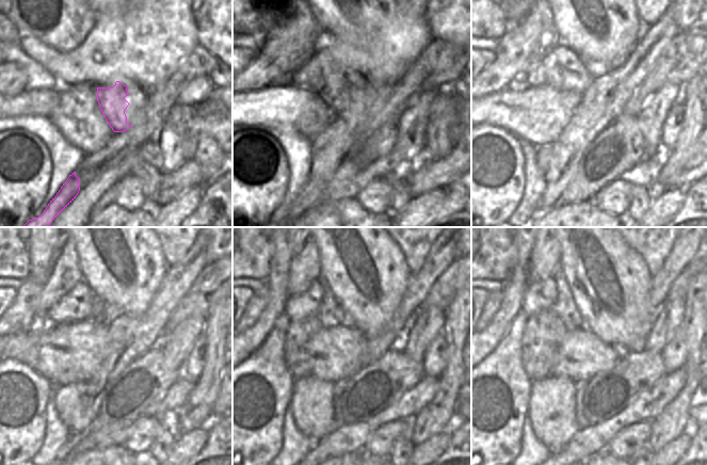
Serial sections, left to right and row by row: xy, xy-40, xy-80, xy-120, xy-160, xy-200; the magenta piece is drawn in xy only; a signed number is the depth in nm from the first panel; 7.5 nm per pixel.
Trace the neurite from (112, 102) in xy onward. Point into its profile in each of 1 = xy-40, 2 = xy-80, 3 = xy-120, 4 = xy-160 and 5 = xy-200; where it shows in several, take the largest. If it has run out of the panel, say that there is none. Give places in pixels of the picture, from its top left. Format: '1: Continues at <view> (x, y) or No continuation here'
1: Continues at xy-40 (328, 147)
2: Continues at xy-80 (589, 119)
3: Continues at xy-120 (180, 276)
4: Continues at xy-160 (444, 251)
5: Continues at xy-200 (685, 249).

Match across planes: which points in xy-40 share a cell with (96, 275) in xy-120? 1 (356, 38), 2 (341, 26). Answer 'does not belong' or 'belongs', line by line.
1: belongs
2: belongs

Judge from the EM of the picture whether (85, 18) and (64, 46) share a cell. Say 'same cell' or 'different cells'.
same cell

